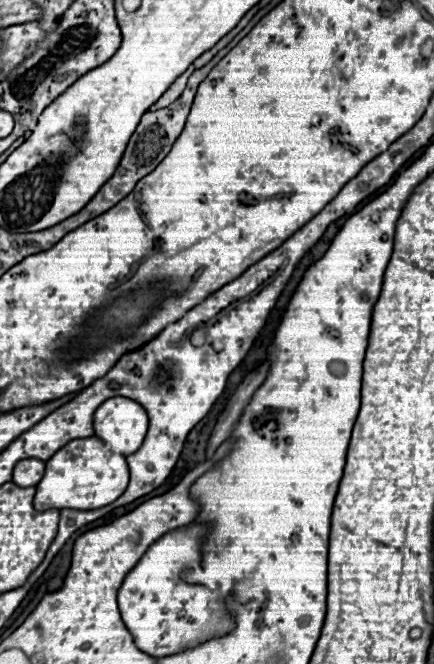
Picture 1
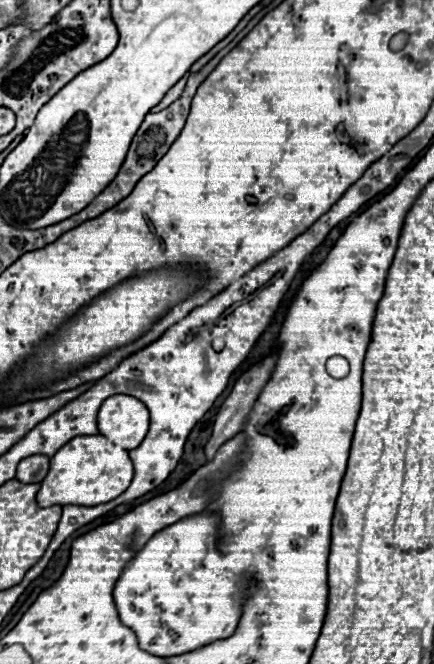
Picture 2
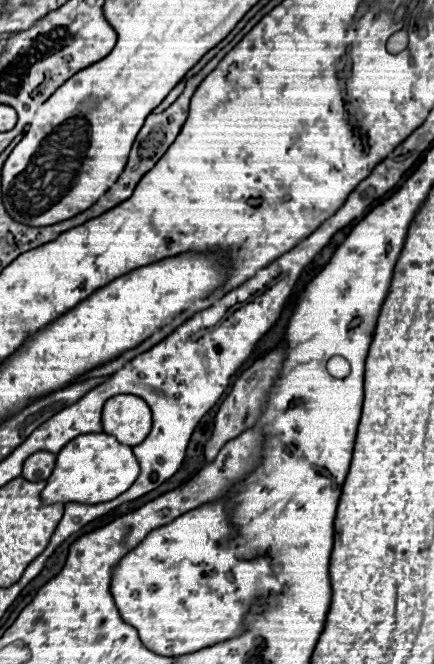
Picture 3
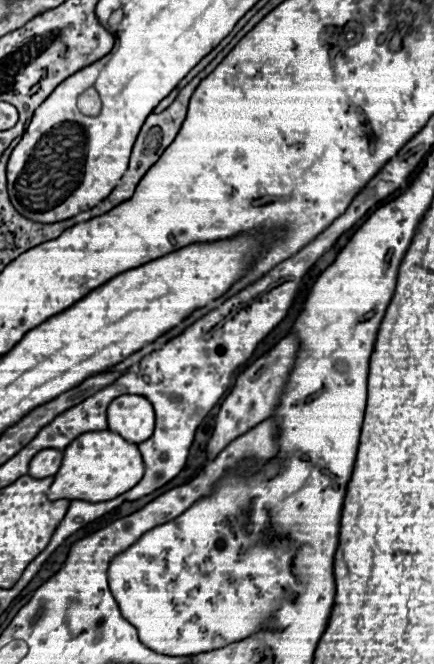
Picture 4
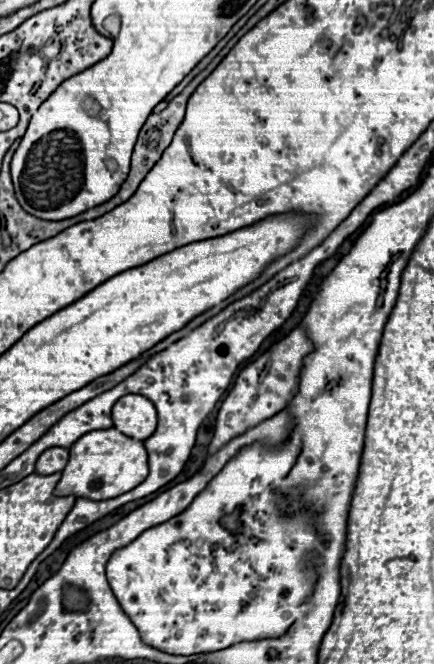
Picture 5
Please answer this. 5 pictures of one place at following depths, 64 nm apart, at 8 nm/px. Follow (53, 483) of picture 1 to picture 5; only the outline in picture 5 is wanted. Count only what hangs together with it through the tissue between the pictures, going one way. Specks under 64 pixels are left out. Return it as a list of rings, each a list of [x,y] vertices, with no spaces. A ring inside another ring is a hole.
[[[116,428],[84,434],[74,446],[68,466],[56,486],[56,496],[78,496],[90,500],[110,500],[134,490],[148,478],[148,452],[142,440],[134,440]]]

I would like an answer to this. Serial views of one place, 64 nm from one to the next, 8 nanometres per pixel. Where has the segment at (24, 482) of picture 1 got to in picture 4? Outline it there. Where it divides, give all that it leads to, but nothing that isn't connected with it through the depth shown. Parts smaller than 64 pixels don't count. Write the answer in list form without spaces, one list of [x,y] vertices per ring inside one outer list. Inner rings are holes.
[[[42,450],[32,458],[28,474],[36,476],[36,478],[54,476],[60,470],[62,458],[64,458],[64,452],[60,452],[60,450]]]

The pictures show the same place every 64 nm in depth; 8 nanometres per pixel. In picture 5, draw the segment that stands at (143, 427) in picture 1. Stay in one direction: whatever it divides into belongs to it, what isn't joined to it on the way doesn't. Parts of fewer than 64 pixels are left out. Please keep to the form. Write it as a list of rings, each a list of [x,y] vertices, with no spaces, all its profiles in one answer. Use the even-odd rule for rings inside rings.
[[[128,394],[120,398],[112,408],[114,426],[120,432],[128,432],[128,436],[136,436],[138,440],[146,440],[156,430],[156,408],[154,404],[138,394]]]

